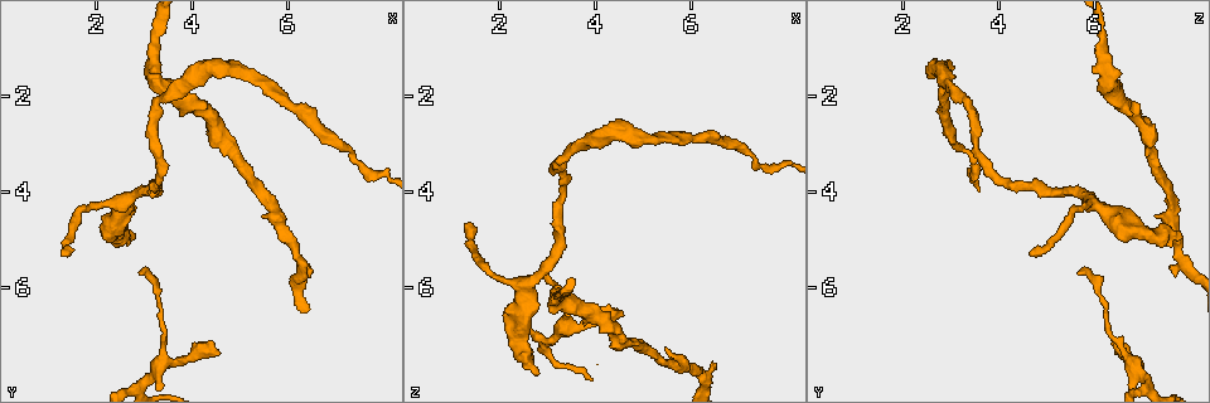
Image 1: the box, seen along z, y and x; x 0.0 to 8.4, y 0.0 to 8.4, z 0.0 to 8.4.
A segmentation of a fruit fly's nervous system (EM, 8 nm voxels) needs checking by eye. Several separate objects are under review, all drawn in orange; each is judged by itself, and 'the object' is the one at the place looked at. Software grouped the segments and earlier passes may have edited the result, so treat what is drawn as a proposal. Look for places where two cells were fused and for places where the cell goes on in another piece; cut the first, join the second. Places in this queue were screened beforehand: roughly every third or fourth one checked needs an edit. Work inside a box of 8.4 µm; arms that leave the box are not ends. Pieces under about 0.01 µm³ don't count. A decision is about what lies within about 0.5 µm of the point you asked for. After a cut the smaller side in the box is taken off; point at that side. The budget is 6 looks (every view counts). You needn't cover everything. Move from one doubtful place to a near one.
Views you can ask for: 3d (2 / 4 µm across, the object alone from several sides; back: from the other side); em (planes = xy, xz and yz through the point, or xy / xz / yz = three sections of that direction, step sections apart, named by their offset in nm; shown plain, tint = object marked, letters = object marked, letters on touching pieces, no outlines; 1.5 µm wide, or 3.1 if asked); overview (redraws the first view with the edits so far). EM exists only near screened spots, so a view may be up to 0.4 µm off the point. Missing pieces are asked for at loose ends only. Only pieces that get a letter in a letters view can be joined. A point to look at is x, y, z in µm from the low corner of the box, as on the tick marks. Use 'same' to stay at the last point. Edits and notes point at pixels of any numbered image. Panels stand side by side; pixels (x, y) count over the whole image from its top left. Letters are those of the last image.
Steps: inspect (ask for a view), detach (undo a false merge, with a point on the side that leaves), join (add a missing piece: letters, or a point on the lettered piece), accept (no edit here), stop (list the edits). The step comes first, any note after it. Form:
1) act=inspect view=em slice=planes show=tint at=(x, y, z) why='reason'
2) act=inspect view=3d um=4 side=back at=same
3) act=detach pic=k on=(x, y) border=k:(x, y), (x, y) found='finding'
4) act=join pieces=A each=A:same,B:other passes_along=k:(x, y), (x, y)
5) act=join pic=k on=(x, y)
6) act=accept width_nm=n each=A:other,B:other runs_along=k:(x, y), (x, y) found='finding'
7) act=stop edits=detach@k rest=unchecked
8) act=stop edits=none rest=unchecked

act=inspect view=em slice=planes show=plain at=(1.25, 5.30, 4.65) why='tapers out'

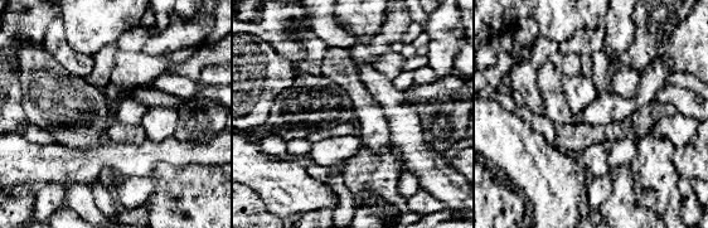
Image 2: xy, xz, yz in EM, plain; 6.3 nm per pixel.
act=inspect view=em slice=planes show=letters at=same why='what lies round it'

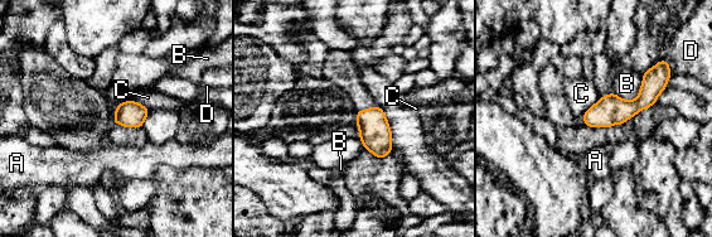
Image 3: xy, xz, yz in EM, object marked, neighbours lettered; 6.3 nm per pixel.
act=accept width_nm=160 longest_contact=B:240nm each=A:other,B:other,C:other,D:other found='none of them fits'

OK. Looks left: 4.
act=inspect view=3d um=2 at=(3.00, 5.70, 5.70) why='tapers out'

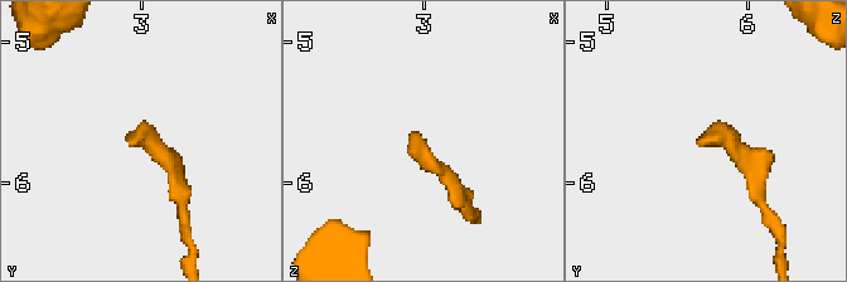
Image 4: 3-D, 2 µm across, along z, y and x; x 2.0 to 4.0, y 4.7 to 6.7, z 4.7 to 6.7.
act=inspect view=em slice=xz step=8 show=letters at=(2.94, 5.68, 5.64)

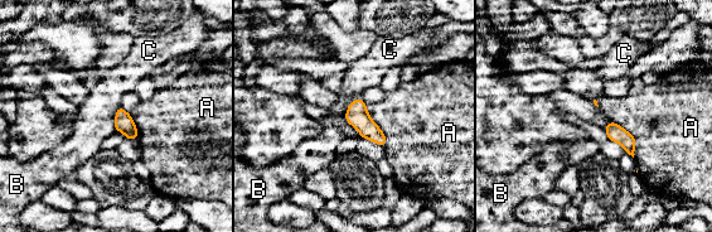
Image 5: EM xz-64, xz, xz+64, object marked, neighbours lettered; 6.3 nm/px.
act=inspect view=em slice=xy step=8 show=letters at=same

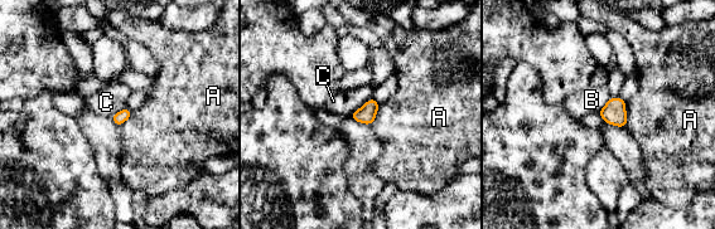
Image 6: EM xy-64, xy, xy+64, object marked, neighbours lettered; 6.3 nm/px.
act=accept longest_contact=A:170nm each=A:other,B:other,C:other border=6:(126, 106), (111, 117) found='no lettered piece goes on from it'

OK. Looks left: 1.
act=stop edits=none rest=unchecked

